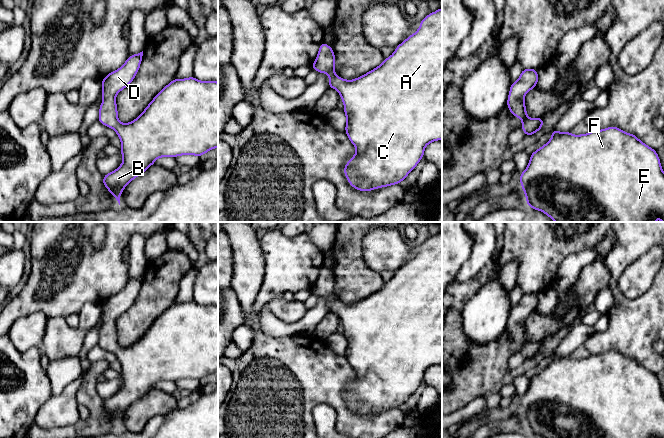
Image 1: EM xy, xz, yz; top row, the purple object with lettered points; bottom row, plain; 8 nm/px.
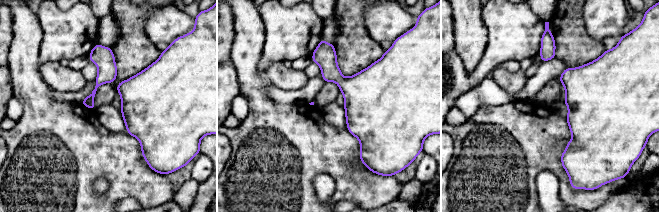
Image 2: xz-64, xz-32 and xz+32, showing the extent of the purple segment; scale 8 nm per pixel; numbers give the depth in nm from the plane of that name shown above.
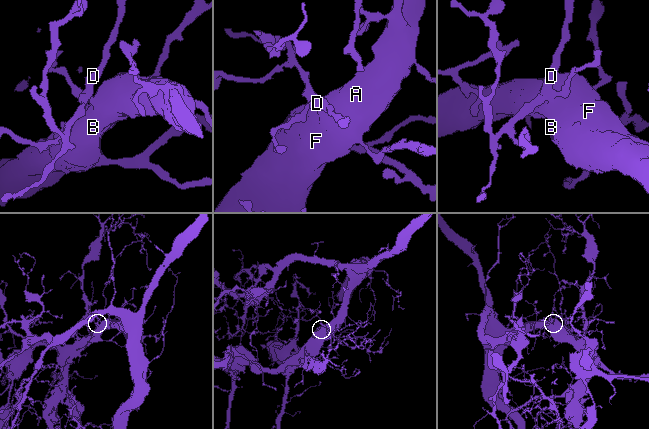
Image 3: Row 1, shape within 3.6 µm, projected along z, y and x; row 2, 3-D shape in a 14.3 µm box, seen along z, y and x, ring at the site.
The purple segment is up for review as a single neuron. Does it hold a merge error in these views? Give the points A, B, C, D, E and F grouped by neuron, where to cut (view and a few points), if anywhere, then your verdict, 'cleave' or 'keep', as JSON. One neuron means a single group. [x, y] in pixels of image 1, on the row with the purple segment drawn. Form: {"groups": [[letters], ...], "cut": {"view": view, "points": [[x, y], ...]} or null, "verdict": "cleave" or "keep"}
{"groups": [["A", "B", "C", "D", "E", "F"]], "cut": null, "verdict": "keep"}

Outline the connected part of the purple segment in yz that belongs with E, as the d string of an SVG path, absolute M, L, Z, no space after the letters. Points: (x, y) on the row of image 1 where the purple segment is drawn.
M618 127L594 130L581 135L573 135L569 131L558 132L554 129L551 131L551 139L530 155L527 168L520 174L527 206L545 213L555 222L656 222L656 218L664 222L664 172L656 150L647 146L634 134L626 133Z

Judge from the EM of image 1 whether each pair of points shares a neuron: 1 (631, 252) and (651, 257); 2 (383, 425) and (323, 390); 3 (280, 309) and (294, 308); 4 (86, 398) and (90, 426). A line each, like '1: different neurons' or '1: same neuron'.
1: different neurons
2: same neuron
3: same neuron
4: same neuron

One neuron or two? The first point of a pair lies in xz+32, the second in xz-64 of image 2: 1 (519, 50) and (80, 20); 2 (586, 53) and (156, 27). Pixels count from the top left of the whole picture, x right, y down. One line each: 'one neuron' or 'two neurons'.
1: one neuron
2: two neurons

